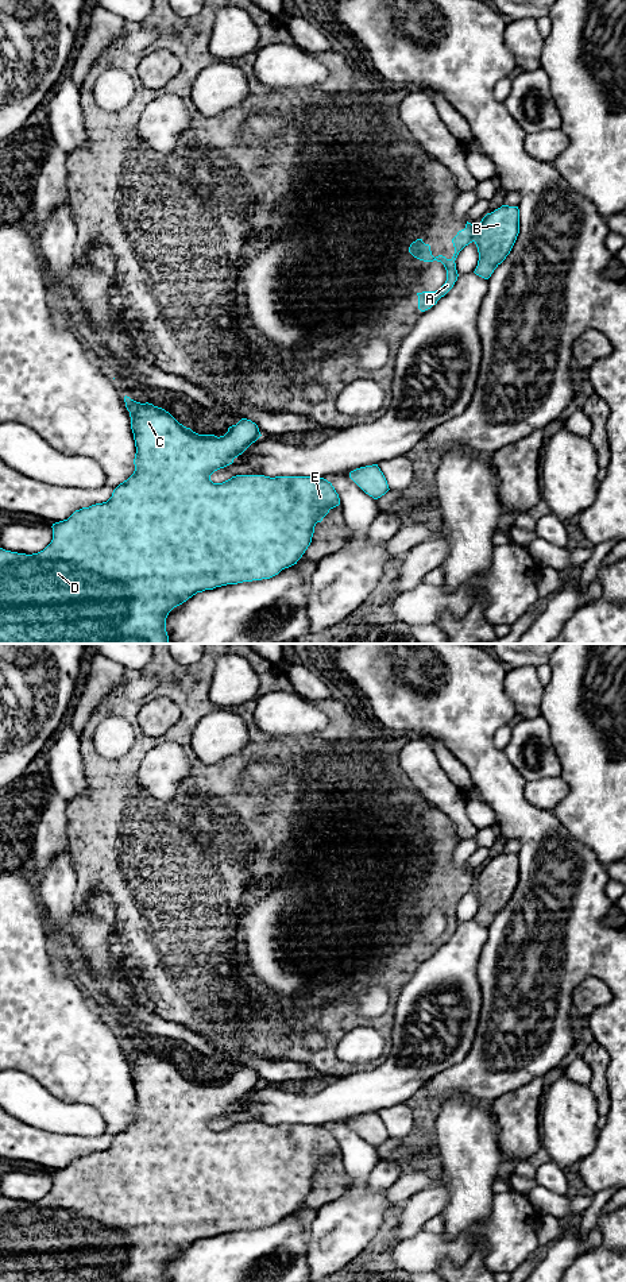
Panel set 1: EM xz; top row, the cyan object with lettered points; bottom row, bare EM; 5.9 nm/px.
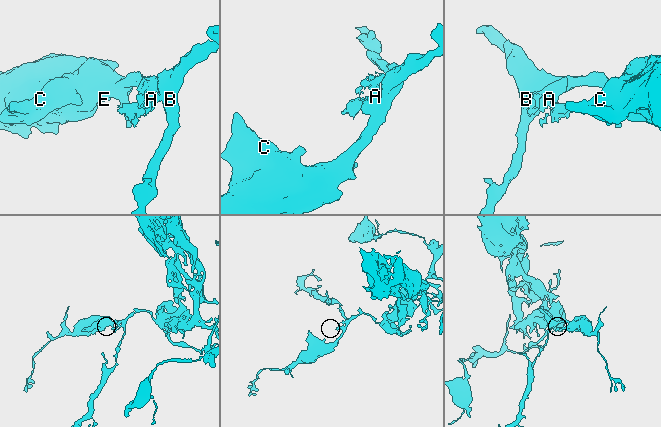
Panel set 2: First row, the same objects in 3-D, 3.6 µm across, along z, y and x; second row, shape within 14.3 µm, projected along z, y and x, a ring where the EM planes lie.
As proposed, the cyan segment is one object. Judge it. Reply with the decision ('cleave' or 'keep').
cleave

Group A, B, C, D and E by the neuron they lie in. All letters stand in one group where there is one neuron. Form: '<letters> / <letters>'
A / B C D E

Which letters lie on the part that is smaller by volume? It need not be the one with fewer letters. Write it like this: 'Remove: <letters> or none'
Remove: A

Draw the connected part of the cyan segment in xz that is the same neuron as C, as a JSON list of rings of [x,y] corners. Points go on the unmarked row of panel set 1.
[[[124,1044],[131,1065],[136,1101],[134,1121],[120,1131],[112,1144],[103,1151],[76,1158],[67,1167],[53,1171],[53,1188],[40,1200],[26,1202],[0,1196],[0,1282],[167,1282],[169,1260],[197,1240],[227,1232],[270,1227],[289,1216],[302,1205],[312,1190],[314,1174],[321,1170],[331,1156],[340,1152],[339,1142],[331,1130],[313,1124],[264,1124],[236,1123],[223,1131],[213,1131],[210,1123],[233,1111],[262,1082],[255,1070],[241,1066],[228,1076],[224,1084],[198,1082],[179,1071],[169,1059],[152,1051],[140,1051]]]

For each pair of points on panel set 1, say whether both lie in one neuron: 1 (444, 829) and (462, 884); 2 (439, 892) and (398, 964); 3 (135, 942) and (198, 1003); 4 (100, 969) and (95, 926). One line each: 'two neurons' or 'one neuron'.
1: one neuron
2: one neuron
3: one neuron
4: one neuron

